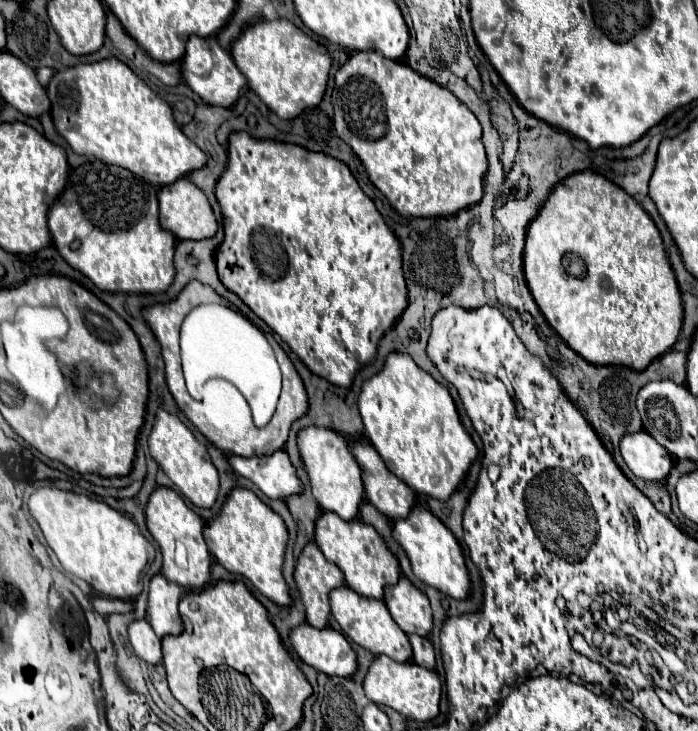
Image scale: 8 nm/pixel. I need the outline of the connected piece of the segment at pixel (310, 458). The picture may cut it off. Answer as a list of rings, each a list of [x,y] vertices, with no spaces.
[[[310,426],[298,434],[298,448],[310,478],[312,494],[318,500],[320,508],[336,512],[342,520],[354,520],[364,500],[364,482],[362,482],[360,466],[350,450],[348,438],[328,428]]]

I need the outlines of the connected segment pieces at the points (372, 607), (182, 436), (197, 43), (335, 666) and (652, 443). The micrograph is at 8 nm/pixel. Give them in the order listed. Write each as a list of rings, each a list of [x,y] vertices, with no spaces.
[[[340,586],[330,592],[330,606],[332,606],[332,616],[340,624],[342,632],[362,648],[370,650],[372,654],[386,654],[396,662],[408,662],[412,658],[412,646],[406,636],[406,632],[392,620],[386,604],[382,600],[374,598],[364,598],[356,594],[348,586]]]
[[[160,410],[156,414],[156,424],[148,438],[148,446],[150,446],[154,460],[166,472],[166,476],[178,486],[178,490],[192,504],[196,504],[200,508],[212,508],[212,504],[216,502],[216,496],[218,496],[218,472],[208,456],[208,450],[204,448],[204,444],[200,444],[194,438],[194,434],[180,422],[178,416]]]
[[[190,36],[186,44],[186,56],[182,60],[182,78],[206,104],[222,108],[230,108],[232,104],[236,104],[240,98],[240,90],[246,86],[246,78],[236,68],[232,56],[226,50],[222,52],[220,44],[212,36],[210,38]]]
[[[308,622],[292,630],[290,640],[300,660],[328,676],[352,676],[358,668],[356,652],[344,634],[324,628],[318,630]]]
[[[646,430],[624,436],[620,442],[620,452],[632,474],[642,480],[664,480],[674,466],[674,458],[668,450],[660,446]]]

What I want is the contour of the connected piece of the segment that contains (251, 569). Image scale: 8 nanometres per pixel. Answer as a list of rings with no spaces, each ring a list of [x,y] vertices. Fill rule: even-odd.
[[[234,488],[222,512],[204,528],[204,540],[212,556],[232,574],[248,578],[266,598],[280,606],[290,606],[290,588],[282,576],[288,530],[284,520],[268,508],[254,492]]]

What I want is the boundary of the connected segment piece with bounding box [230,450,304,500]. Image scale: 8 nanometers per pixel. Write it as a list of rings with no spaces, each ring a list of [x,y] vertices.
[[[284,450],[270,456],[230,456],[230,464],[240,476],[252,480],[268,498],[286,500],[304,492],[304,486],[296,476],[296,468]]]

